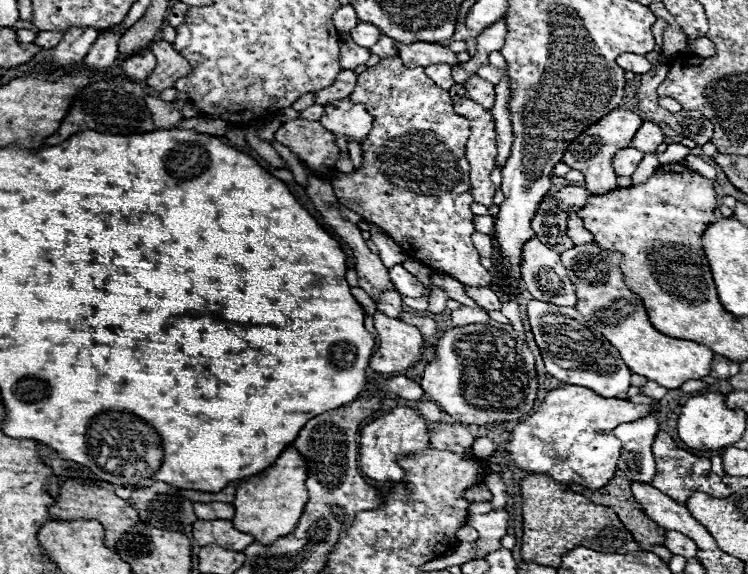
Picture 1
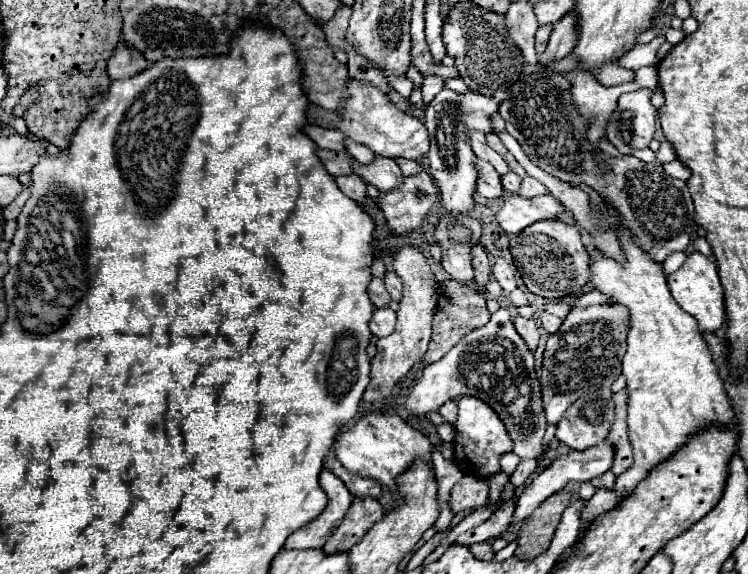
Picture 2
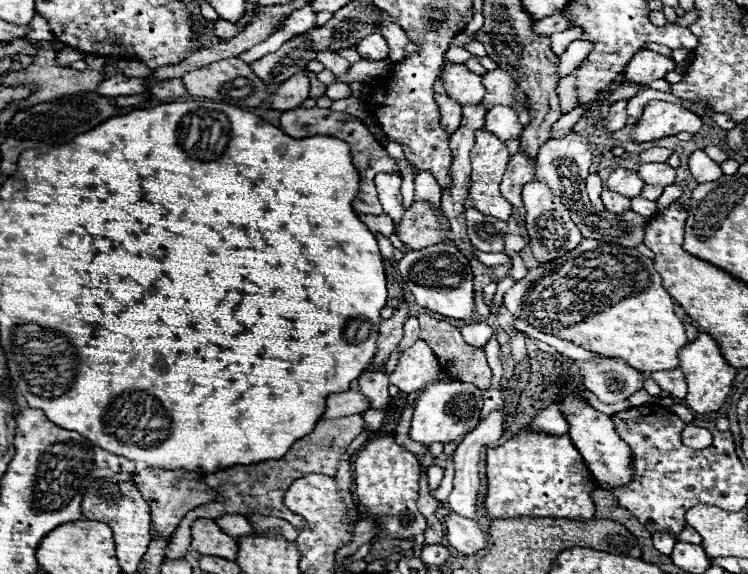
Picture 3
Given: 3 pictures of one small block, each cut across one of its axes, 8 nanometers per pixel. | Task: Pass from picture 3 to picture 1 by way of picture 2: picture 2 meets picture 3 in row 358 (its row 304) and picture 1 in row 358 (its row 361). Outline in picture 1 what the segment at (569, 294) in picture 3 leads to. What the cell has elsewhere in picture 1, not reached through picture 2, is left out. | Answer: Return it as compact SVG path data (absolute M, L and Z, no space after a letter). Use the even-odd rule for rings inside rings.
M590 242L574 246L560 256L564 266L568 268L568 278L576 288L578 302L574 308L586 320L590 320L590 326L594 330L598 330L618 348L624 362L634 374L646 376L648 380L658 382L660 386L670 390L680 388L686 380L700 380L708 376L714 352L692 340L670 338L650 324L644 302L624 282L624 274L620 270L620 252L608 252L598 244Z

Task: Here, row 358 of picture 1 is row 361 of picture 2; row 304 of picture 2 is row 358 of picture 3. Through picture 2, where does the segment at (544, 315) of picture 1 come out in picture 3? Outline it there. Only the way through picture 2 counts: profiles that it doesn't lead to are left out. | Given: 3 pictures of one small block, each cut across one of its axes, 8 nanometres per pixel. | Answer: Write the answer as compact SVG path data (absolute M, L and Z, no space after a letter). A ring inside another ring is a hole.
M600 356L588 362L578 360L576 364L586 390L594 392L602 402L626 400L644 388L644 374L622 358Z

